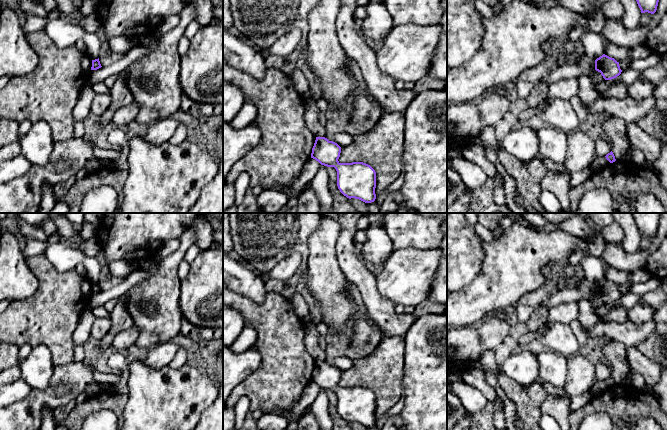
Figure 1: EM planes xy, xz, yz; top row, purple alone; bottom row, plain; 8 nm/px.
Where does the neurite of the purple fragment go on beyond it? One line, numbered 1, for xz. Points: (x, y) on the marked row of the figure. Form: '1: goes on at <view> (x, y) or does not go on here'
1: does not go on here

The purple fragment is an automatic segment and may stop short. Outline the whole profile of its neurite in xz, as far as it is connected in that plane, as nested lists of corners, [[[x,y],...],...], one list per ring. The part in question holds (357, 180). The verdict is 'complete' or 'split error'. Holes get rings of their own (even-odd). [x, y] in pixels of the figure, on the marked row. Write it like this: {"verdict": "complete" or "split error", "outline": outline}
{"verdict": "complete", "outline": [[[316,137],[311,158],[321,165],[334,167],[337,171],[337,186],[347,198],[359,199],[365,203],[376,199],[376,172],[363,162],[340,163],[341,147],[325,137]]]}

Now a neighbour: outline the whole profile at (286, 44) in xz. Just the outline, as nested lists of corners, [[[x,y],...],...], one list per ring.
[[[294,28],[276,40],[270,48],[261,49],[260,52],[264,58],[270,54],[287,56],[298,47],[301,39],[302,31],[298,28]]]

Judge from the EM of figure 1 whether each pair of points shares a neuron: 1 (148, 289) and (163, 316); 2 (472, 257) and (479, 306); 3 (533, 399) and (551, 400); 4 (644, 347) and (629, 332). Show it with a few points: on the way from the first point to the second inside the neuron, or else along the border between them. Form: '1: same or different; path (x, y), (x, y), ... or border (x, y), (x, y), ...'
1: same; path (155, 296), (160, 309)
2: different; border (484, 255), (480, 272), (463, 288), (457, 291)
3: different; border (546, 394), (541, 405), (541, 414)
4: different; border (656, 325), (656, 328), (637, 347)

